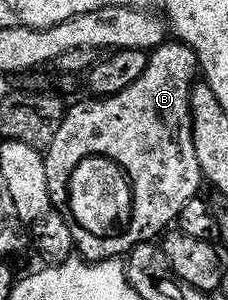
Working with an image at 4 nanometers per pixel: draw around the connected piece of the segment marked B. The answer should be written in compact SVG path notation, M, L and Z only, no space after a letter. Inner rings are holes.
M168 40L150 55L147 70L141 76L141 80L137 80L137 84L129 84L129 88L125 88L125 92L121 92L112 98L95 98L94 100L90 100L91 102L79 102L76 106L72 105L70 109L68 109L65 120L61 124L61 128L57 128L57 137L53 139L53 144L51 146L53 148L57 148L57 146L59 146L59 148L79 148L81 154L65 154L65 170L63 170L63 174L61 174L61 170L59 170L59 174L55 174L55 180L49 178L49 196L51 197L52 207L61 215L65 220L65 224L69 226L69 231L72 232L74 249L78 251L79 254L80 252L83 253L84 255L80 255L82 255L88 263L109 262L122 259L124 256L130 254L132 248L139 245L140 242L155 240L155 237L158 239L164 231L174 227L176 223L178 223L179 214L185 208L185 204L189 204L189 200L200 197L202 190L199 189L204 189L205 183L203 180L203 173L201 172L201 164L197 164L197 148L193 148L193 116L191 115L191 88L196 85L200 74L199 57L187 46L184 46L182 42L178 40ZM93 152L95 152L95 154L101 154L103 160L113 160L120 164L128 164L127 162L131 162L131 170L129 166L129 178L128 175L124 173L122 176L105 176L105 178L101 180L101 178L97 176L97 170L95 170L95 174L91 172L91 178L83 178L81 184L79 184L79 182L75 180L77 176L73 176L73 174L75 174L73 166L75 166L83 156L93 154ZM93 180L95 180L95 184L99 184L99 182L105 184L107 190L103 190L103 188L89 190L89 182L93 182Z

